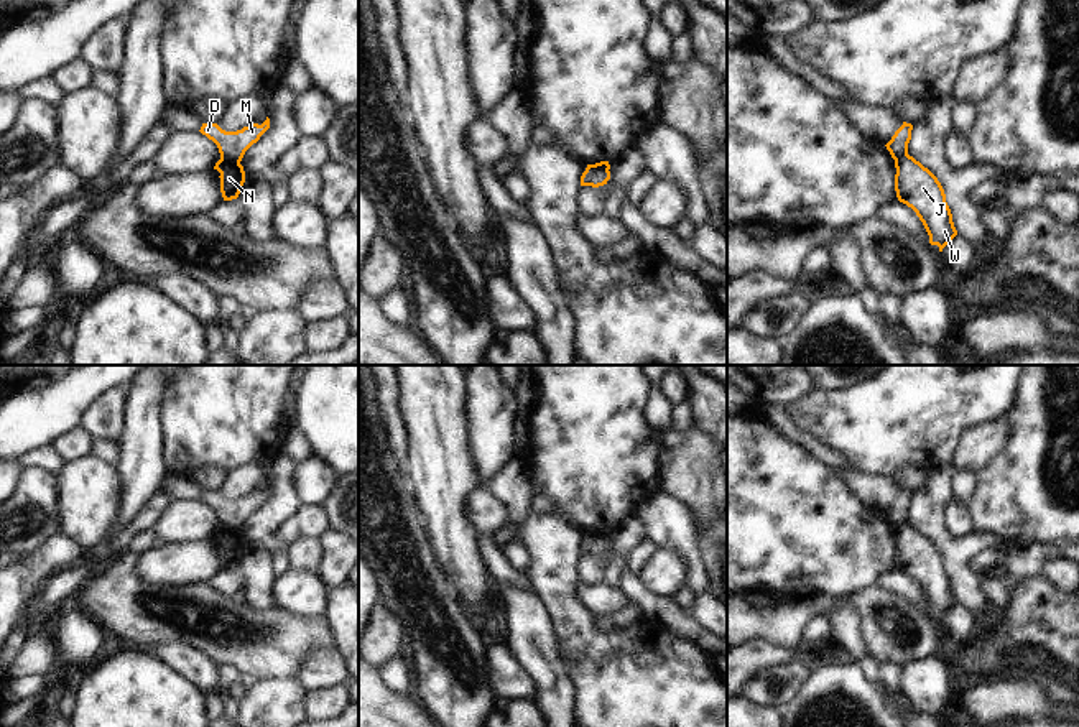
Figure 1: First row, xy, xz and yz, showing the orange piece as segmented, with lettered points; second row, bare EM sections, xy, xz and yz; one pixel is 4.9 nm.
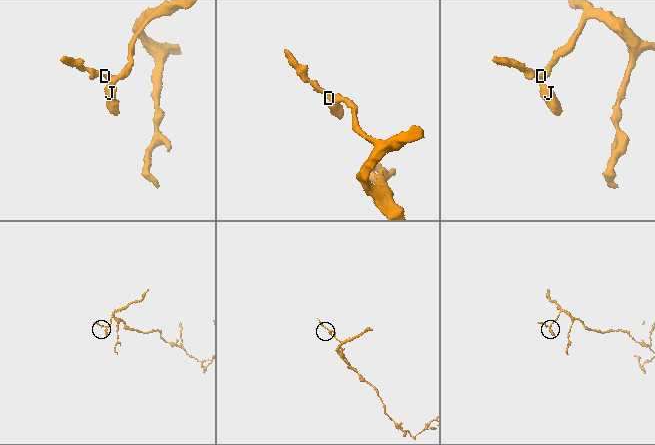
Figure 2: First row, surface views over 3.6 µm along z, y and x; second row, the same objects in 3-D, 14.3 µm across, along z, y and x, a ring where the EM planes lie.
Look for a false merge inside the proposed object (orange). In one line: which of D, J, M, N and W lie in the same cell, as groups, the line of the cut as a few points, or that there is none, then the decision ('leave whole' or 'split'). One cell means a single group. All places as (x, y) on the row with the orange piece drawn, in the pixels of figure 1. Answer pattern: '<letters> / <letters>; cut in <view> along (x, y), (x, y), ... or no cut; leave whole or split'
D M / J N W; cut in xy along (221, 158), (239, 163); split

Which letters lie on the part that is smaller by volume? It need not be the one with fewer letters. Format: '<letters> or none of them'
J, N, W

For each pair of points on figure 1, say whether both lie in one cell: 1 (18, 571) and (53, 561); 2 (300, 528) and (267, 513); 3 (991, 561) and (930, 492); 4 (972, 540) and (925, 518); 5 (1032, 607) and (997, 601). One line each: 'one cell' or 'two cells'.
1: one cell
2: two cells
3: two cells
4: one cell
5: two cells

